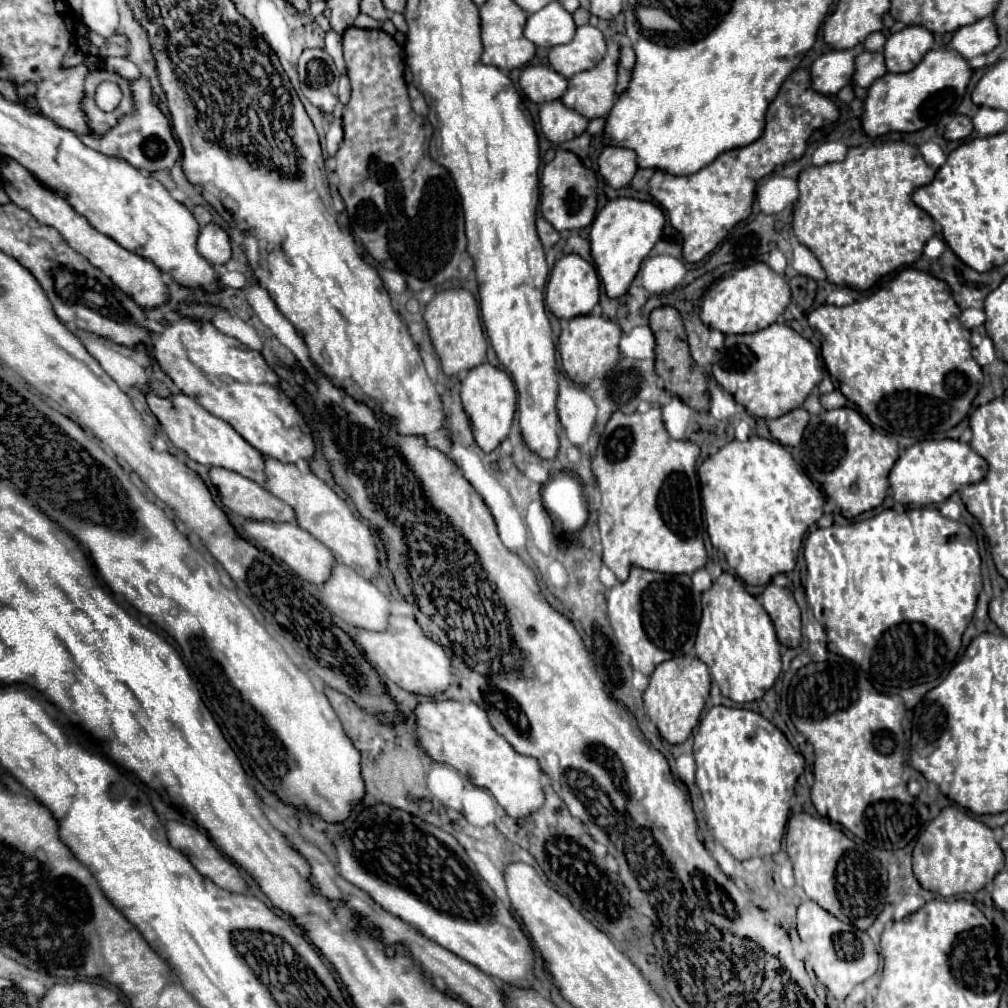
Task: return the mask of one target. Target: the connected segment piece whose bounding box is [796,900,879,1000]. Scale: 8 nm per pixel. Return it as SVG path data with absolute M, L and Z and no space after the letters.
M805 900L797 908L797 932L807 948L807 964L813 966L815 976L827 986L827 990L843 1000L853 990L855 984L871 978L879 968L879 954L867 932L857 930L851 924L837 920L833 914L823 910L813 900Z

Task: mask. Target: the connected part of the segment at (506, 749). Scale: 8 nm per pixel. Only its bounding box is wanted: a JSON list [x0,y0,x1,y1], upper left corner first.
[415,700,545,818]

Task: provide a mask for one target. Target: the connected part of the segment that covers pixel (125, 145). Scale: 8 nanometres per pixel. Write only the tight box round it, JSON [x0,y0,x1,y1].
[81,78,181,174]

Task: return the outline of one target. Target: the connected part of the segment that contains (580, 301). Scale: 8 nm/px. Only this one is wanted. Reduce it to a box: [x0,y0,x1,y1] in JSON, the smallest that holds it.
[545,254,599,320]

